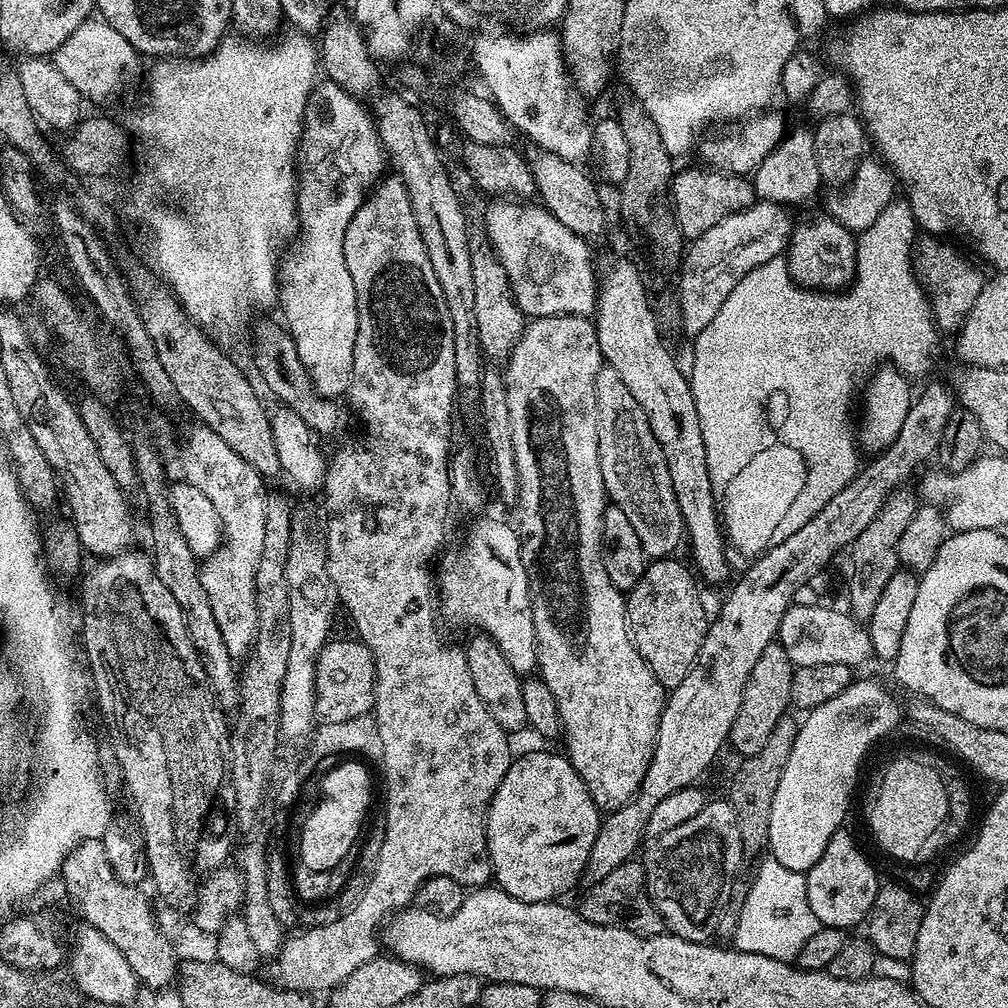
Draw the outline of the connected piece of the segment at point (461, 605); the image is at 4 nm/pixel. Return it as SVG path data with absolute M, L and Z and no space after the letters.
M480 520L469 530L468 541L461 548L452 548L446 552L438 560L438 608L443 619L448 619L452 624L473 624L473 629L488 635L497 643L514 671L521 674L535 673L537 667L534 614L526 566L522 566L519 531L513 525L511 528L500 520Z

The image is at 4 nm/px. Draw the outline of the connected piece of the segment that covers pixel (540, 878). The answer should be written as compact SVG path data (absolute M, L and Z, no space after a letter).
M528 752L525 756L517 755L512 761L510 770L506 770L506 778L502 778L502 786L494 794L494 798L488 804L488 817L484 825L486 826L486 842L488 843L488 853L492 863L492 875L495 887L501 888L506 894L518 898L522 902L542 902L543 900L556 900L563 892L568 892L577 883L581 883L584 867L588 865L590 858L590 846L594 846L594 838L600 829L602 819L601 809L597 808L594 798L586 790L582 778L574 770L574 766L568 761L567 755L556 752Z

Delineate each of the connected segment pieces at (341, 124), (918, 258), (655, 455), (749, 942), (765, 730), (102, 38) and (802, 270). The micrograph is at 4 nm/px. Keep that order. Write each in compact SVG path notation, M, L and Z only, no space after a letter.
M331 82L321 83L309 98L298 149L299 192L296 202L300 229L296 249L289 254L288 260L279 261L278 308L284 311L282 324L294 342L302 366L310 374L312 389L322 398L340 398L352 386L354 342L358 338L358 298L354 294L354 278L350 278L350 270L346 267L346 226L350 226L350 218L354 218L386 172L384 144L376 129L376 121L373 113L363 107L367 108L357 97Z
M924 234L917 239L912 249L912 270L932 306L932 318L936 321L937 329L944 331L945 328L949 334L962 327L986 279L985 273L980 273L955 246L947 239Z
M601 367L596 379L596 413L598 414L598 458L604 479L604 491L607 499L615 507L630 518L634 531L638 534L638 542L642 542L644 555L649 558L668 558L681 543L686 540L682 510L678 510L678 502L674 494L674 486L670 482L670 470L666 470L666 462L662 458L662 450L650 430L650 422L646 422L646 414L642 414L642 406L634 402L630 390L622 383L622 378L613 368Z
M771 858L759 861L752 877L750 894L746 894L746 902L742 902L742 910L735 920L731 943L739 952L789 962L795 961L802 946L806 946L806 941L822 927L818 918L814 918L814 910L810 910L807 875L786 870L782 862Z
M779 642L766 646L761 657L758 658L757 665L751 670L750 676L746 680L739 712L734 718L734 725L731 727L729 736L729 745L741 757L757 753L765 745L774 726L787 713L791 703L790 684L793 682L795 669L795 664L790 662L789 655Z
M89 18L84 20L82 26L78 26L78 30L74 30L74 34L70 34L70 38L66 38L55 52L51 53L50 59L56 65L56 69L64 75L66 82L70 82L70 86L74 86L74 90L80 92L81 97L88 99L89 96L92 100L112 100L139 78L142 56L134 46L130 46L126 38L122 38L122 34L118 34L118 30L114 30L114 26L99 18Z
M827 214L812 216L795 225L786 247L788 275L793 284L817 290L844 290L856 274L857 237Z

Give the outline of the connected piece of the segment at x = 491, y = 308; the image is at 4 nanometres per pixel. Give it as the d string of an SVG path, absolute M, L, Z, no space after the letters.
M487 243L472 244L472 269L474 270L474 314L478 314L480 348L489 361L507 361L512 348L524 332L526 317L512 297L512 287L502 270L500 260Z

